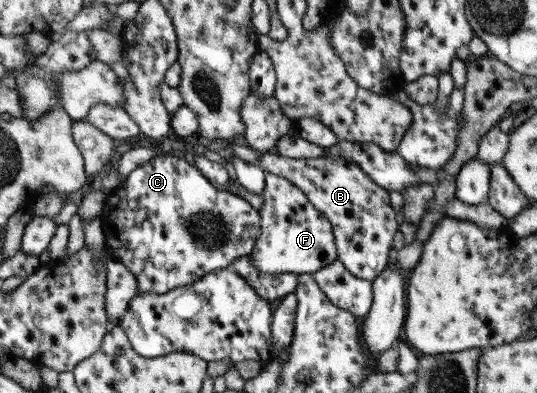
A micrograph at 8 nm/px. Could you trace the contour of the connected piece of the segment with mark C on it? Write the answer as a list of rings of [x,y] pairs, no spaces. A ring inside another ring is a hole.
[[[155,155],[140,164],[125,181],[106,197],[99,213],[106,257],[121,261],[137,281],[134,295],[164,295],[177,287],[194,283],[206,273],[230,267],[233,259],[248,256],[260,232],[260,215],[244,199],[219,190],[211,184],[192,162],[172,155]]]

